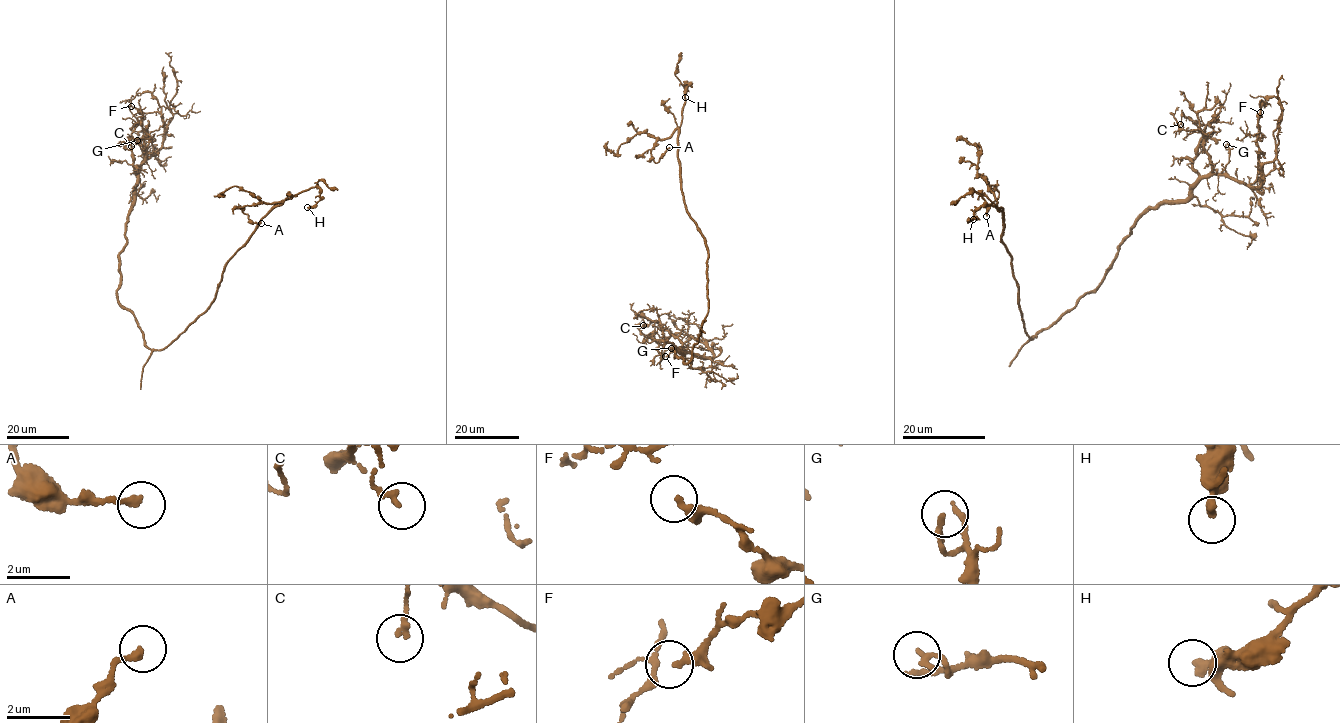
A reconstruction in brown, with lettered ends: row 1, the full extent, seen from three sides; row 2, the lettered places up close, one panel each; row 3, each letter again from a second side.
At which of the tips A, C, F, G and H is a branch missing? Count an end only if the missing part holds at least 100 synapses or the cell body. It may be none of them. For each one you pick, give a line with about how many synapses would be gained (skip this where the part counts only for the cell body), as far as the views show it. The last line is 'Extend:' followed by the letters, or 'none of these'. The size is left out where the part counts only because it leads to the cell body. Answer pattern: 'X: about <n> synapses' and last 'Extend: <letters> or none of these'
Extend: none of these

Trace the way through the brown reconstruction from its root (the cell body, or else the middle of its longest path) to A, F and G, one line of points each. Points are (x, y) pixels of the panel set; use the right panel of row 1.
A: (1053, 323), (1032, 339), (1025, 330), (992, 186), (998, 198), (986, 216)
F: (1053, 323), (1095, 291), (1138, 216), (1189, 197), (1190, 185), (1213, 175), (1259, 186), (1260, 112)
G: (1053, 323), (1095, 291), (1138, 216), (1189, 197), (1191, 185), (1225, 172), (1226, 144)

